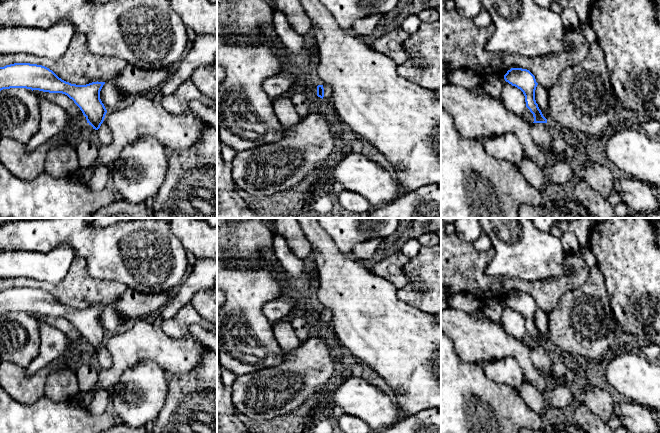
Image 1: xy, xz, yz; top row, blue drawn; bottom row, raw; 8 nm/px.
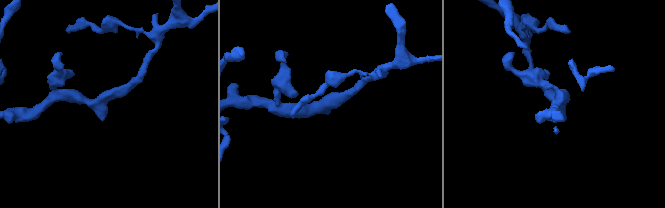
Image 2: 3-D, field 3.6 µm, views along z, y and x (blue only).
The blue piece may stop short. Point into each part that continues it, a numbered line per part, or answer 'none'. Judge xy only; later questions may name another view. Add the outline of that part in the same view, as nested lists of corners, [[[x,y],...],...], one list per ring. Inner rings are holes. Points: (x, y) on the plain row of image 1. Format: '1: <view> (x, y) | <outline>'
1: xy (104, 358) | [[[103,345],[98,353],[98,366],[100,368],[109,368],[112,365],[112,358],[109,351]]]

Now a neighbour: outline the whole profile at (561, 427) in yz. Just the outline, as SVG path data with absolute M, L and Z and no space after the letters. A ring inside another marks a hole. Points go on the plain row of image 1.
M560 418L556 424L554 433L585 433L579 426L573 423L571 420L564 421L564 418Z

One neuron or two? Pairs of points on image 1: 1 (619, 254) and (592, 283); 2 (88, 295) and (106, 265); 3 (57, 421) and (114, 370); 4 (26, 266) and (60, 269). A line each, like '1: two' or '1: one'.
1: two
2: two
3: two
4: one

